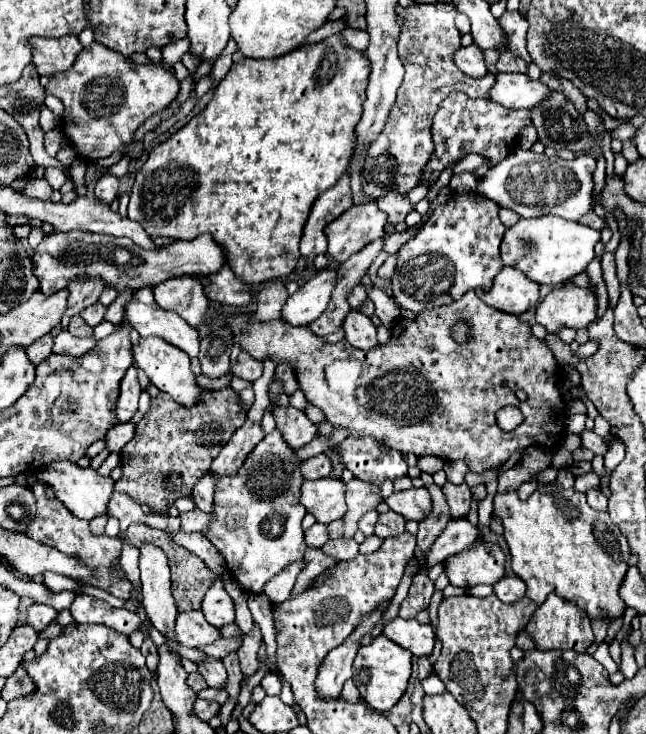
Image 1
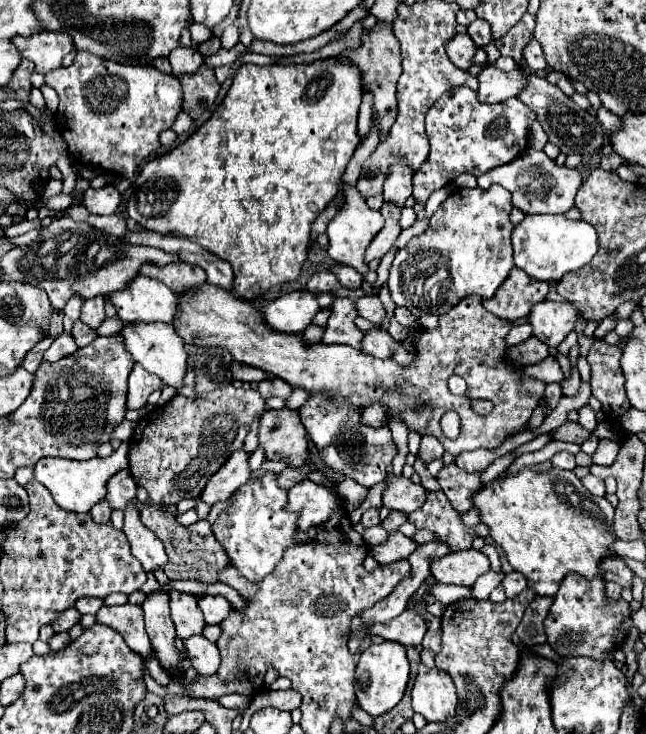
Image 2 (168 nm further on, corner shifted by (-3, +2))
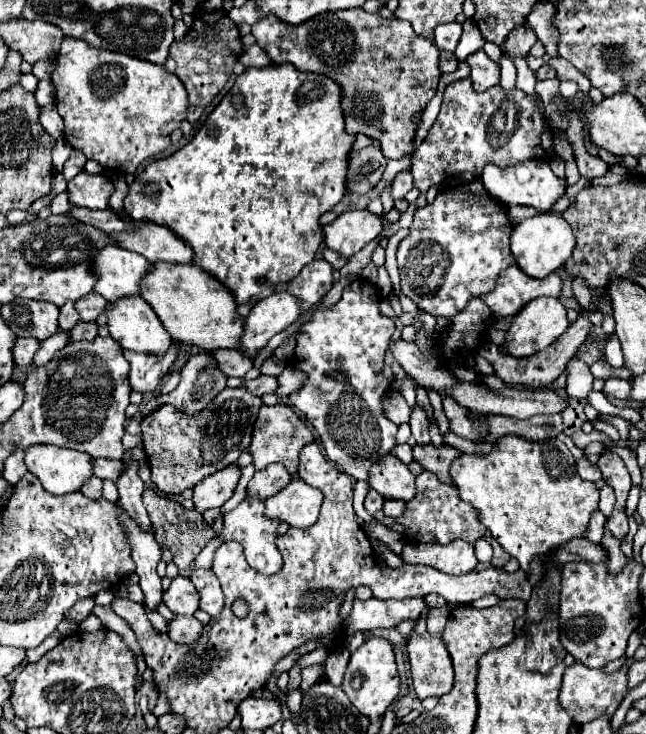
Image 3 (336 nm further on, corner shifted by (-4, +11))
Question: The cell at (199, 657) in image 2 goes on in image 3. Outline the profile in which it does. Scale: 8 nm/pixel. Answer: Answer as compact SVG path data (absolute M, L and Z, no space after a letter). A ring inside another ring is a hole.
M175 617L169 621L167 635L179 645L193 645L203 635L203 625L195 617Z

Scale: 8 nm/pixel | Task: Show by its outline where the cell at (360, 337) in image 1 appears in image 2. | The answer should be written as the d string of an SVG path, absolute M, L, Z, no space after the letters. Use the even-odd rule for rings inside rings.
M382 328L366 330L366 336L362 340L362 352L370 354L374 358L382 358L382 360L392 358L398 346L400 344L396 340L392 340L392 336Z

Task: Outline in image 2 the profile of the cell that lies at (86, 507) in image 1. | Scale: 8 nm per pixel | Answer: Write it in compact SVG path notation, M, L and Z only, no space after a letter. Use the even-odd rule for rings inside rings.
M122 442L122 446L108 458L92 458L84 462L64 458L42 458L34 464L34 478L50 490L54 502L60 508L70 512L90 512L92 506L106 496L108 478L128 468L128 450L128 442Z

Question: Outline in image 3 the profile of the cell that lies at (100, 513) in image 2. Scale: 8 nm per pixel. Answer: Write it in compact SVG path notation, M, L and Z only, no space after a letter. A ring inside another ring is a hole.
M91 477L91 481L87 481L87 485L83 485L83 493L89 499L99 499L101 497L101 489L103 489L103 481L99 477Z

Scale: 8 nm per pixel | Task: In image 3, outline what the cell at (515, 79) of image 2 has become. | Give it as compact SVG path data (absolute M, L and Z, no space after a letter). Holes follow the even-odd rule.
M483 49L469 55L467 63L471 65L471 81L475 91L485 91L489 87L497 87L501 83L499 63L493 61Z

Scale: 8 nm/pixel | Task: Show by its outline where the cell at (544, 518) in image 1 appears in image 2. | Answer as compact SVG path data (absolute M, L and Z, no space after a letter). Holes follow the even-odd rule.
M550 460L526 466L514 476L502 474L498 480L486 482L482 490L474 494L474 508L480 512L480 520L490 528L490 536L496 540L496 544L502 546L510 566L516 572L522 572L528 578L528 588L532 588L540 596L554 596L560 588L562 578L568 572L576 572L586 580L602 578L598 564L602 562L602 558L612 556L608 544L616 540L612 536L614 508L604 496L594 498L582 486L582 482L576 478L574 472L556 468Z

